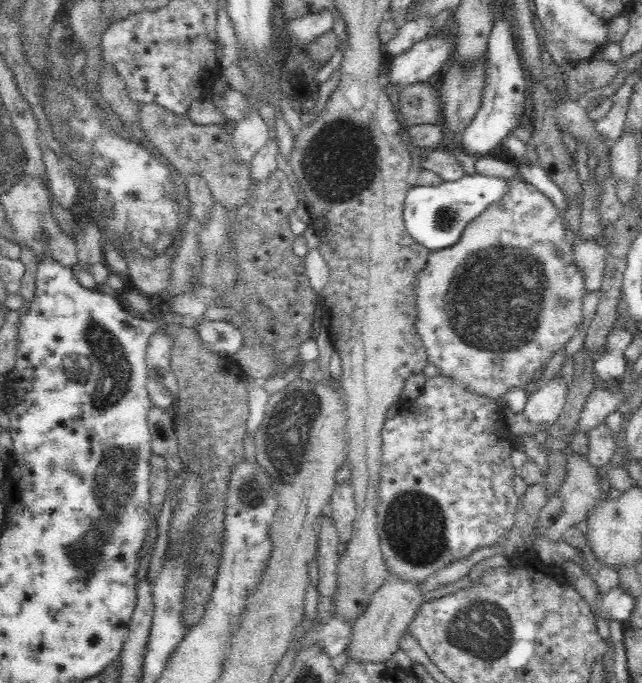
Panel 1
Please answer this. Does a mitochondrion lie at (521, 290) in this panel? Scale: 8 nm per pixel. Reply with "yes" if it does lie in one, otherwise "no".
yes

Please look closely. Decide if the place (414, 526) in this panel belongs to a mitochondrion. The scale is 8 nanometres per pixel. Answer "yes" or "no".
yes

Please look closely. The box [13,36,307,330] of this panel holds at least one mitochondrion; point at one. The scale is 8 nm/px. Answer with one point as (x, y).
(85, 135)

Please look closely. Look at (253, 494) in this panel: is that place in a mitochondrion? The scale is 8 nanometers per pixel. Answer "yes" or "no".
yes

